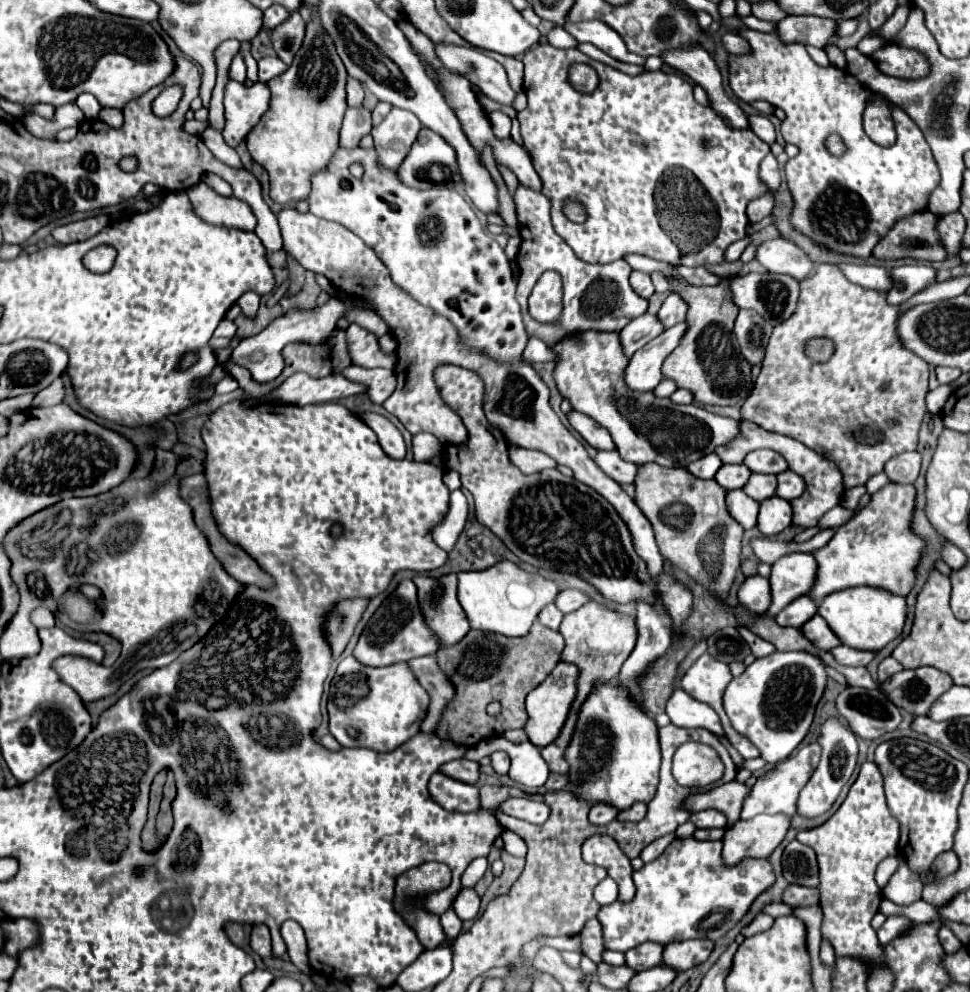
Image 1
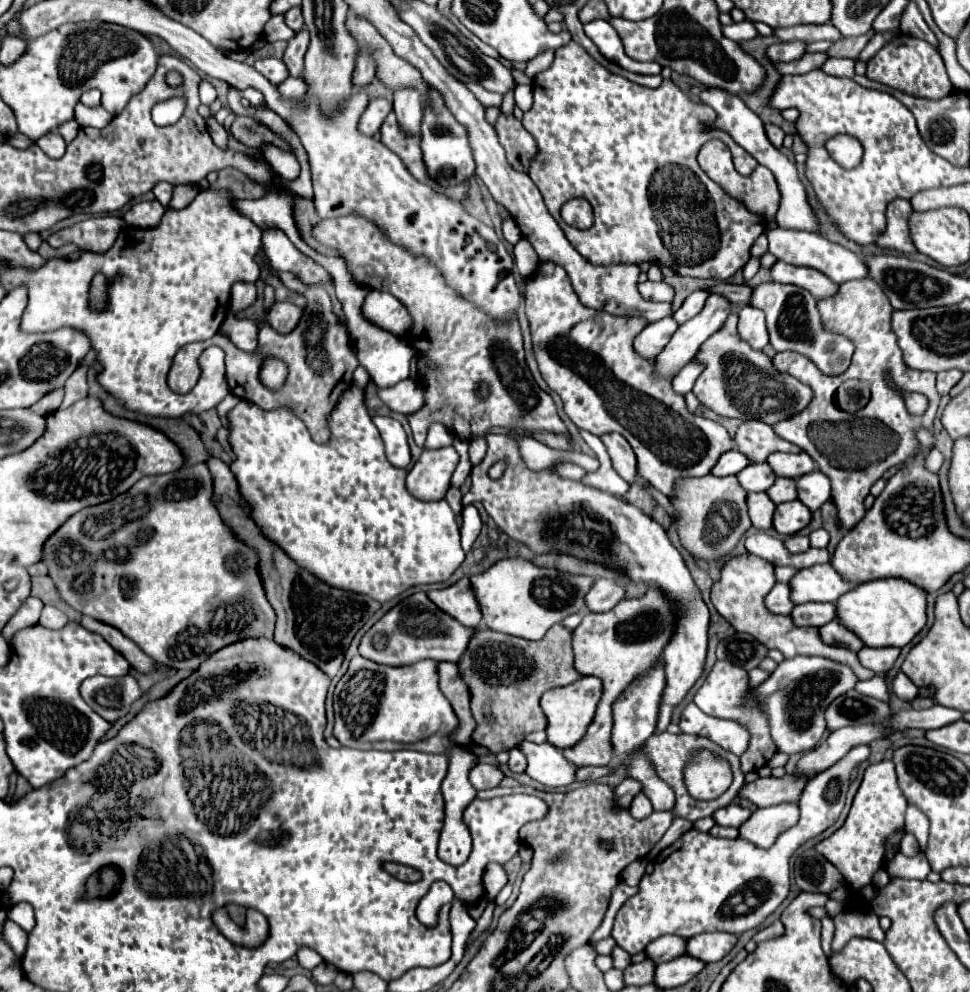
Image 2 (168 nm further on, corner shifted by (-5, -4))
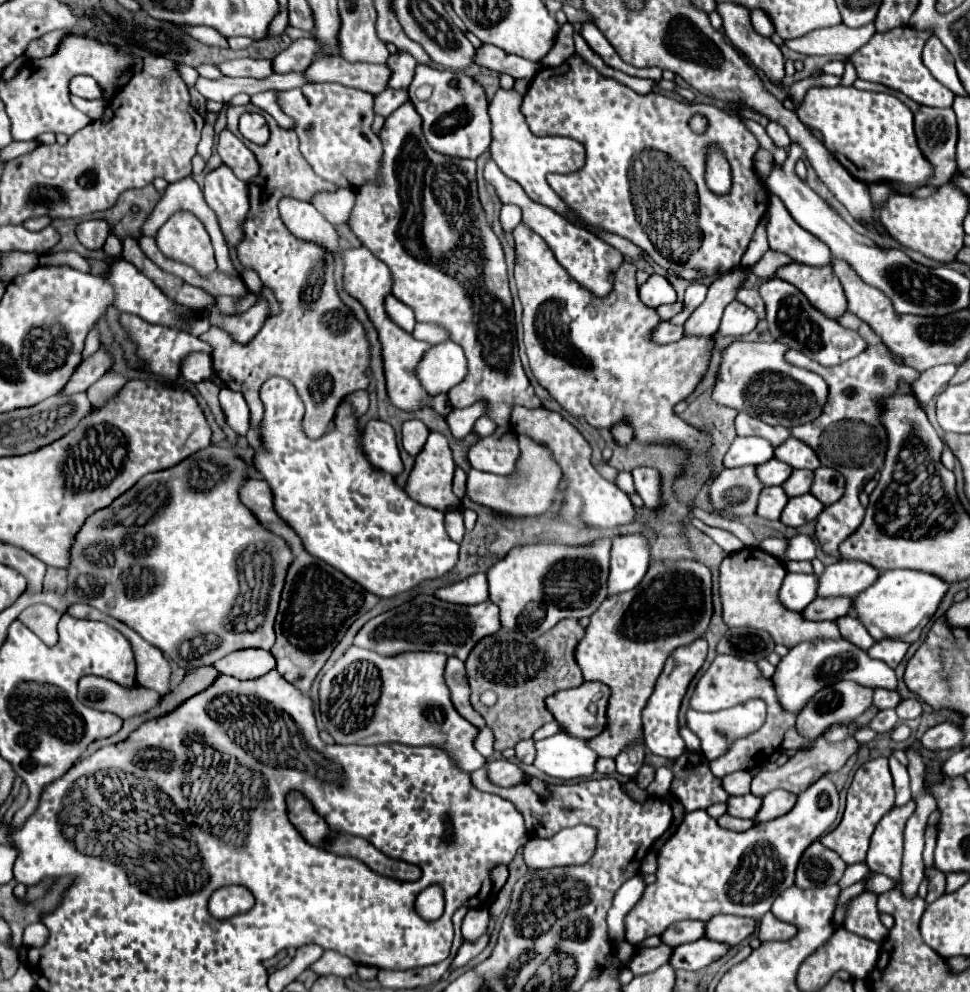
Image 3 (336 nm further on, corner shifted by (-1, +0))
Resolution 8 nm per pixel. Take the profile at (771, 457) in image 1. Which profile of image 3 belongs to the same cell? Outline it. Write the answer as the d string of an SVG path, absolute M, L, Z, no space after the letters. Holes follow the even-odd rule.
M788 438L784 444L780 444L774 450L774 458L782 460L784 464L790 464L792 468L806 468L806 470L816 470L820 466L818 456L812 452L810 446L796 438Z

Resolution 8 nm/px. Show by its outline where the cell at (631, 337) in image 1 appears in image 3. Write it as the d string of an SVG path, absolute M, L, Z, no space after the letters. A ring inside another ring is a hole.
M660 322L654 332L652 332L652 340L658 342L658 344L670 344L670 342L676 342L684 336L684 330L682 326L674 326L672 322Z

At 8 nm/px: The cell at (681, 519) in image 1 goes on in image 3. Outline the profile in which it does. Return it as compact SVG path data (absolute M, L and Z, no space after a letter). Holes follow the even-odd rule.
M742 466L742 468L722 470L712 480L708 498L710 498L712 510L726 518L752 516L762 488L764 486L756 478L754 466Z

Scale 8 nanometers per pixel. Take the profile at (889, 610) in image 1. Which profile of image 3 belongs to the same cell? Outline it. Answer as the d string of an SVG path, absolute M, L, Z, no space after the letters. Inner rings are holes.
M886 570L878 576L878 580L870 588L860 592L852 600L852 612L866 626L866 630L874 640L892 638L892 640L902 640L910 644L918 640L922 628L928 624L928 620L936 612L946 590L948 590L948 582L936 576L930 576L926 572Z

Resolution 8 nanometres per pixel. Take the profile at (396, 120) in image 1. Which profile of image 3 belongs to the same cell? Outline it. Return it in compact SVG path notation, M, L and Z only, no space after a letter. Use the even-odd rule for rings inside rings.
M396 52L394 56L388 58L388 68L390 68L390 80L388 86L390 88L406 88L410 80L414 80L414 68L416 68L416 60L408 54L408 52Z

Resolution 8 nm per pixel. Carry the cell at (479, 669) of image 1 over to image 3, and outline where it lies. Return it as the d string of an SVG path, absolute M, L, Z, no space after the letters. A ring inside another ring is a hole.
M560 620L550 632L546 632L546 636L540 636L538 640L530 640L520 632L502 628L496 632L496 640L494 636L486 636L472 648L466 660L468 684L472 688L472 706L494 732L494 750L502 752L506 748L514 748L520 740L530 738L534 730L554 720L544 704L544 698L584 682L574 660L574 648L582 636L584 628L578 624L578 620ZM484 690L494 690L498 694L496 706L488 708L480 702L480 694Z

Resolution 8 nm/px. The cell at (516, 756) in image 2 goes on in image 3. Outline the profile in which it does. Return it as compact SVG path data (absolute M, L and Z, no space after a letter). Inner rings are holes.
M522 740L522 742L518 742L516 746L514 746L514 750L516 750L516 758L520 760L520 762L524 762L524 764L532 764L534 762L534 754L536 754L536 748L534 748L534 740Z

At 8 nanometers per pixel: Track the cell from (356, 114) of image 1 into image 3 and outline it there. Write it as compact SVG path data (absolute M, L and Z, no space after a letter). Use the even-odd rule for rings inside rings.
M386 88L378 96L374 96L374 114L378 116L390 116L398 106L408 102L408 92L406 90L390 90Z

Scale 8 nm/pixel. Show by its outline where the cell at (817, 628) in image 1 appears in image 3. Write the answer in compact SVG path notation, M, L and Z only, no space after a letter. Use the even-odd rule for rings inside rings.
M854 614L842 616L840 620L836 620L836 624L840 628L842 638L844 640L850 640L854 646L858 646L862 650L868 650L874 644L874 638L870 638L868 630L858 622L858 618Z

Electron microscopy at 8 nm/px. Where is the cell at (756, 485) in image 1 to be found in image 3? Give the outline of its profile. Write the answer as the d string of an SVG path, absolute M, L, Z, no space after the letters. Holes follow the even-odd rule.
M794 470L786 484L782 484L784 492L788 498L792 496L800 496L800 494L806 494L810 490L810 484L812 484L812 478L814 478L814 472L812 470Z

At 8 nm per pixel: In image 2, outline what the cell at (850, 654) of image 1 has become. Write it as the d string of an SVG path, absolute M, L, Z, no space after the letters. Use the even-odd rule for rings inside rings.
M862 648L858 652L860 664L872 670L874 674L888 672L898 656L900 656L900 648Z

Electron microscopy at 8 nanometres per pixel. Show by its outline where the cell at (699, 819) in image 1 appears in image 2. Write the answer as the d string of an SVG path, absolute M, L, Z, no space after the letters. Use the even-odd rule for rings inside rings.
M734 802L734 804L714 812L714 818L716 818L716 824L720 824L720 826L736 826L738 828L750 818L750 814L752 814L750 808L744 808Z

